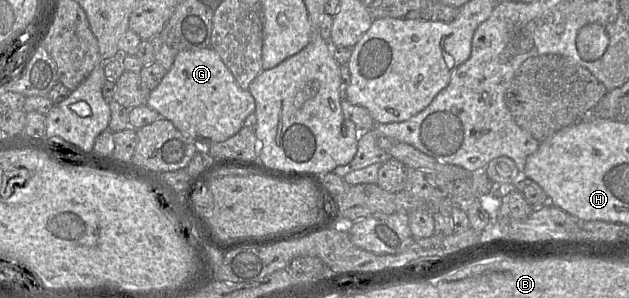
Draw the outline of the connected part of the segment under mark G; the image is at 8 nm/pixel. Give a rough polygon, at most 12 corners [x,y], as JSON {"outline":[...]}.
{"outline":[[212,48],[182,50],[146,105],[201,147],[255,113]]}

